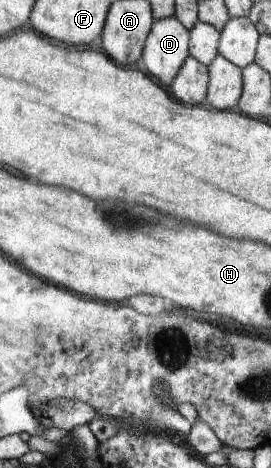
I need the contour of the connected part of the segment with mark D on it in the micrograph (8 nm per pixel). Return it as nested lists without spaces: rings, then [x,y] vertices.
[[[177,17],[155,20],[153,29],[146,41],[146,46],[143,52],[143,63],[145,69],[157,77],[159,81],[165,85],[172,85],[182,69],[183,64],[190,55],[190,28],[185,27],[181,20]]]

